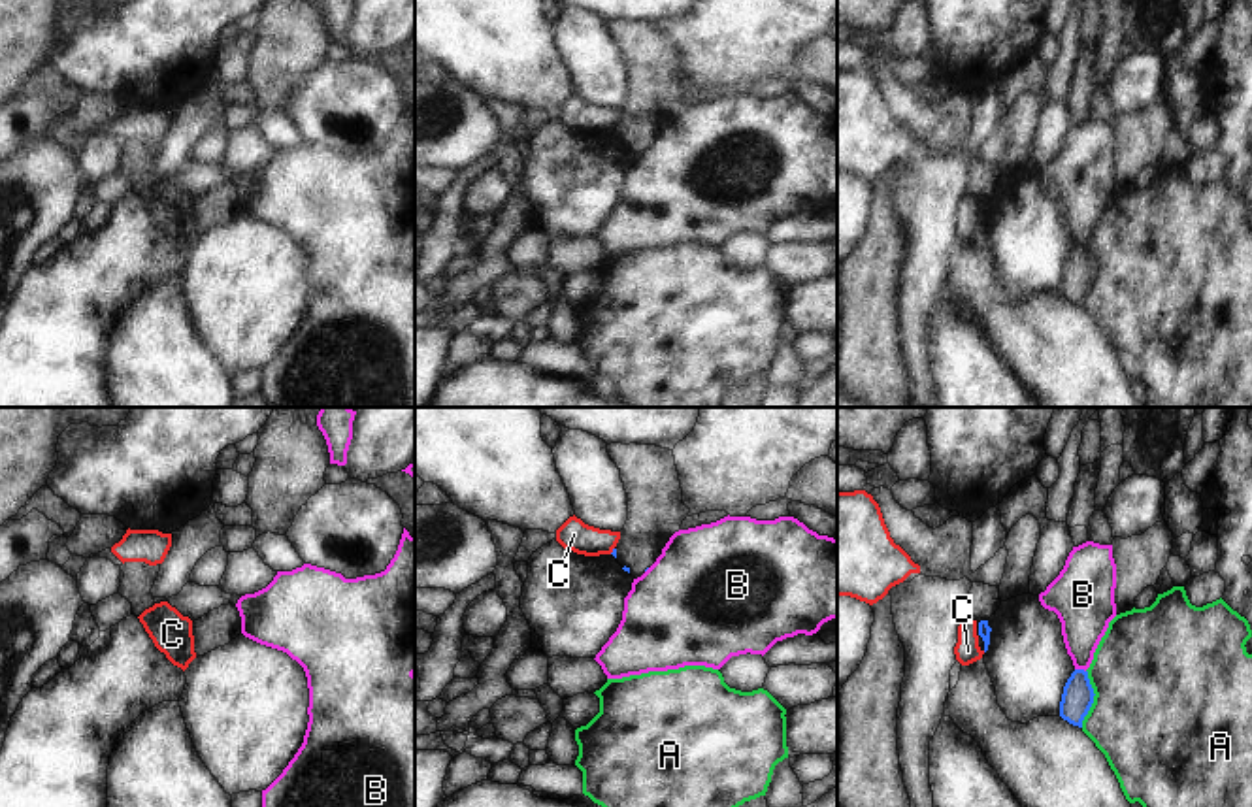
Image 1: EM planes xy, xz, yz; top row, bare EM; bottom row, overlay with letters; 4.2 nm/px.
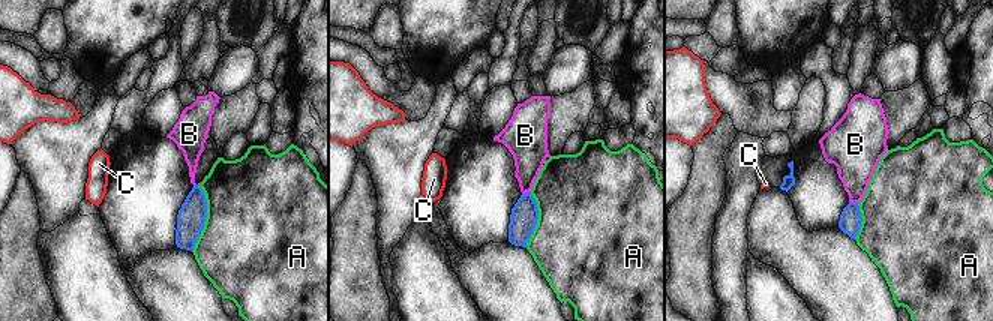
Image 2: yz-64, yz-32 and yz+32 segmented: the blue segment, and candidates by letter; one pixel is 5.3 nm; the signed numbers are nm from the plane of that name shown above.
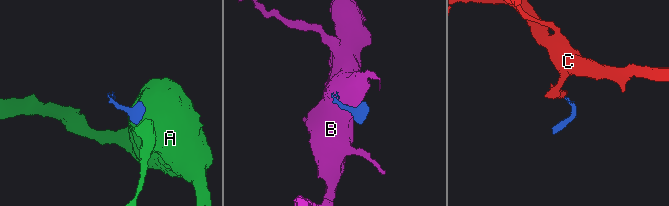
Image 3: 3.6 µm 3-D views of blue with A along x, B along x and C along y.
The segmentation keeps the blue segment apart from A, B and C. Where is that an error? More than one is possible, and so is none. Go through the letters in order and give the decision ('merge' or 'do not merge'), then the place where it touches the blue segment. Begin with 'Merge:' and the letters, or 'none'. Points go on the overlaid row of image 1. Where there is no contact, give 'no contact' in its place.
Merge: none
A: do not merge; meets blue in yz at (1092, 698)
B: do not merge; meets blue in yz at (1081, 670)
C: do not merge; meets blue in xz at (613, 551)

